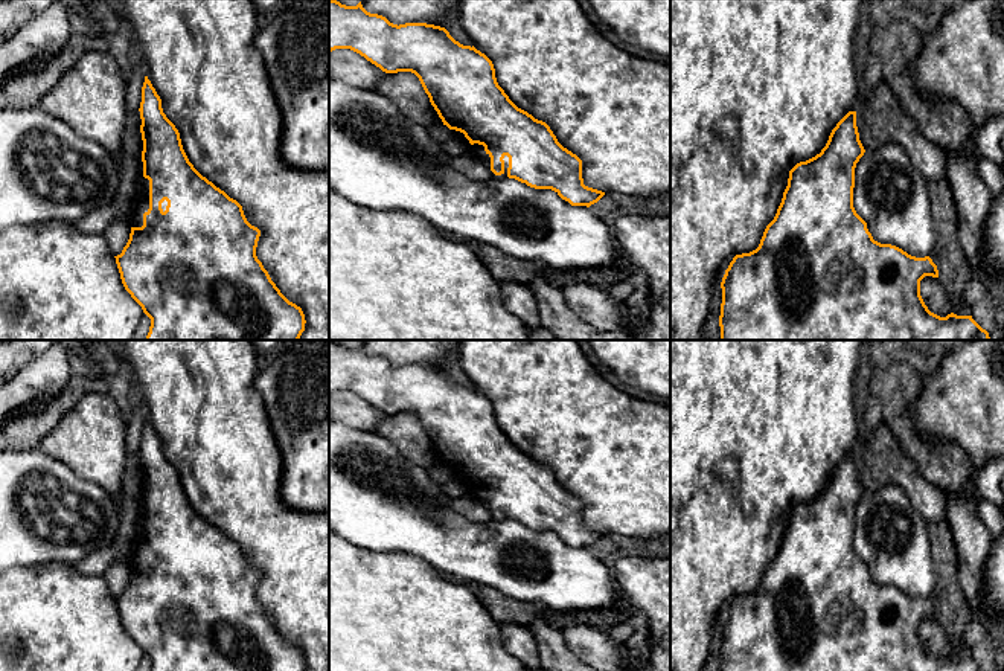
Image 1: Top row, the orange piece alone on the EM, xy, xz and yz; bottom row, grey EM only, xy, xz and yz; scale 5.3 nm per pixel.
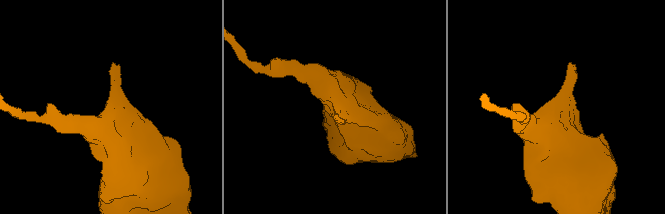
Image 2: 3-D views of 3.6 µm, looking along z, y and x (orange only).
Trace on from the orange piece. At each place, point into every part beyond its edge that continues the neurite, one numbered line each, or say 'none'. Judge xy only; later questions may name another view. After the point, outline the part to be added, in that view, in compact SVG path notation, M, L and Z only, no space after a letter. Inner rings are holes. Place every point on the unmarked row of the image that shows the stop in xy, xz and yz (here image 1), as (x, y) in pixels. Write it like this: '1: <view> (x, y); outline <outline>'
1: xy (142, 548); outline M143 518L143 537L140 538L134 555L129 561L131 569L142 569L143 567L143 555L149 551L149 522Z

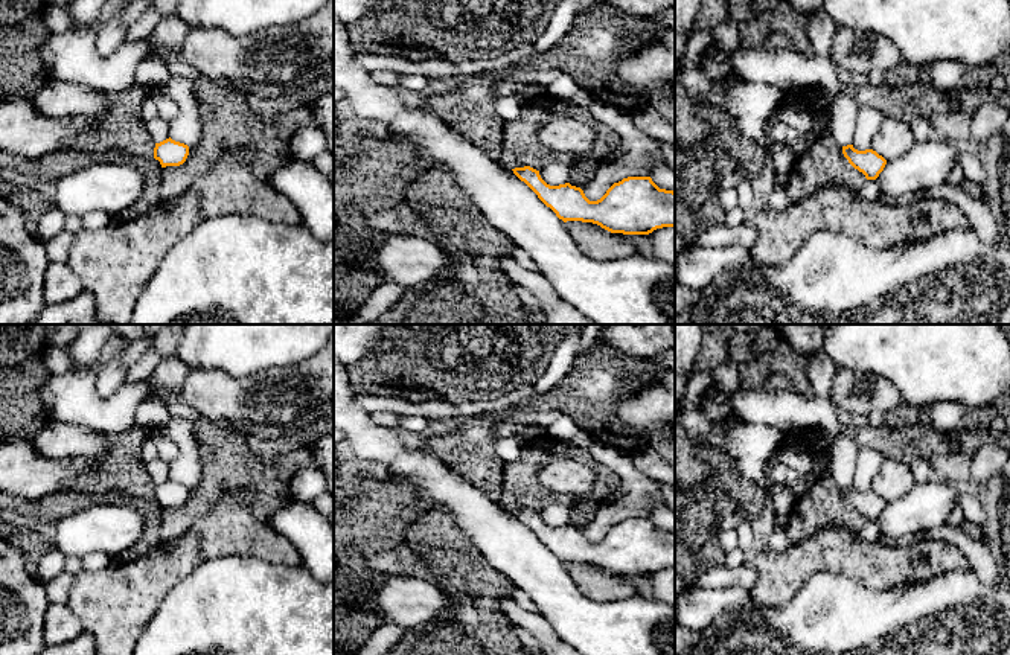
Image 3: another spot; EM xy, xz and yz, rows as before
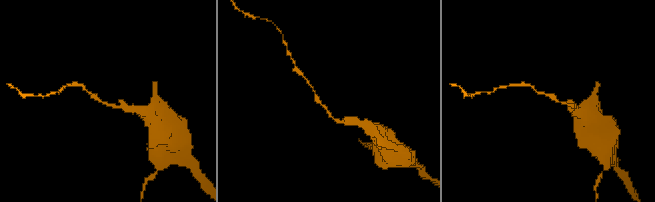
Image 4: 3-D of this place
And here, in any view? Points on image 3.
none

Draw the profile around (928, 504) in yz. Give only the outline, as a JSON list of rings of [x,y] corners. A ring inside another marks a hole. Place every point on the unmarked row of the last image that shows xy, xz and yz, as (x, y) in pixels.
[[[938,477],[916,484],[903,498],[887,501],[876,522],[882,541],[908,541],[917,533],[948,524],[955,507],[960,507],[963,487]]]

